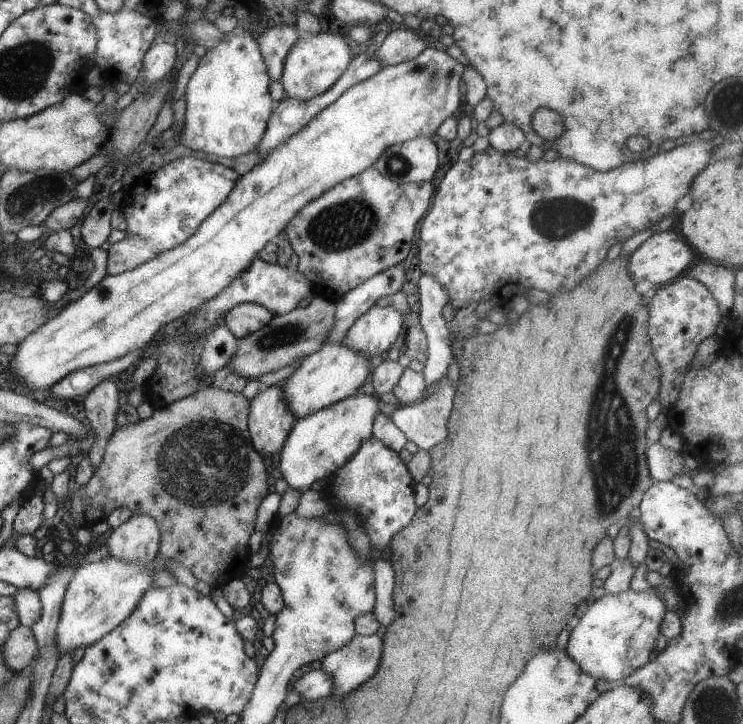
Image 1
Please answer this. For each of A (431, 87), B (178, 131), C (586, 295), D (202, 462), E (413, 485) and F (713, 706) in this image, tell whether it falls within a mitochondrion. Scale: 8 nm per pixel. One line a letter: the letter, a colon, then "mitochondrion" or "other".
A: mitochondrion
B: other
C: other
D: mitochondrion
E: other
F: mitochondrion

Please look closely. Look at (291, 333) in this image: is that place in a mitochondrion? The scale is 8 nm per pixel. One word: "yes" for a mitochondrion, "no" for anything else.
yes

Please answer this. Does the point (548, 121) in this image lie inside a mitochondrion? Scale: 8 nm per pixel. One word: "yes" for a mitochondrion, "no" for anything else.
yes

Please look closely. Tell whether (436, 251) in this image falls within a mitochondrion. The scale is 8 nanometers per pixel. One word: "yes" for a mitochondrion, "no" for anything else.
no

